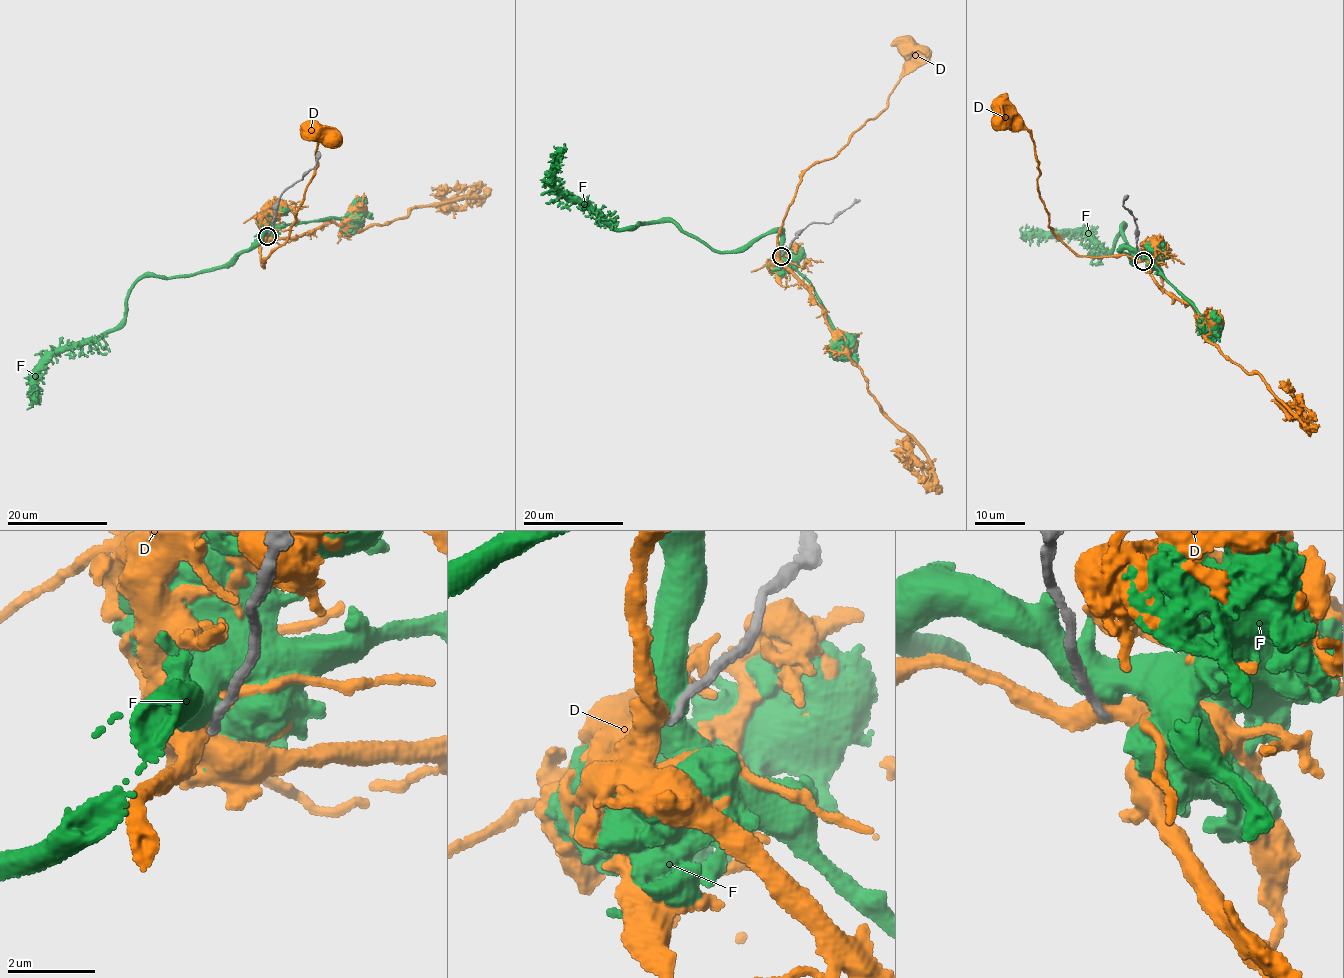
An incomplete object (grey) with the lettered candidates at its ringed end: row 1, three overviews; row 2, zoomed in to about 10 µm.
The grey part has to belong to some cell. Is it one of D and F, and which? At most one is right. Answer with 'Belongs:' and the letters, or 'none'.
Belongs: none

